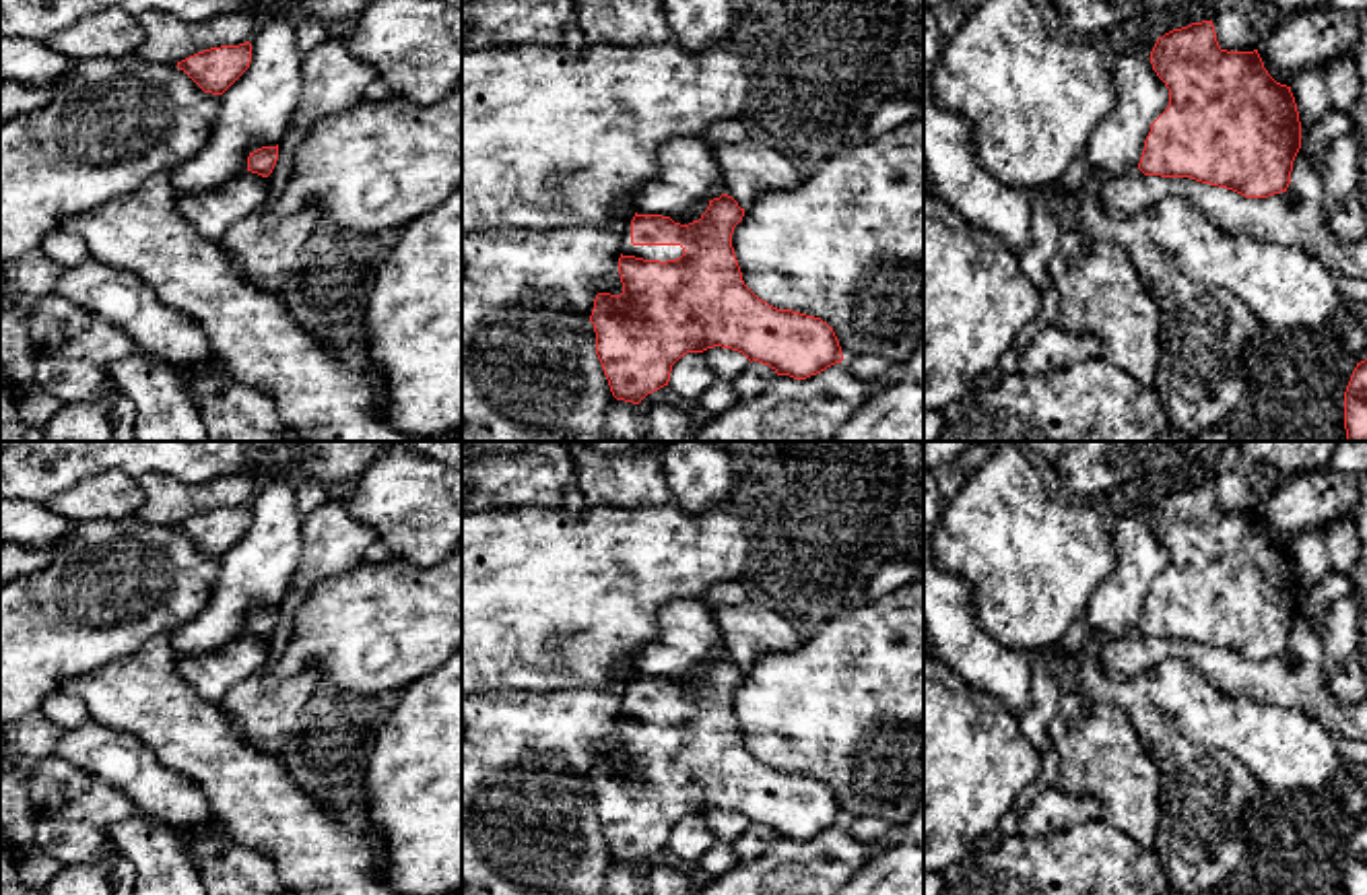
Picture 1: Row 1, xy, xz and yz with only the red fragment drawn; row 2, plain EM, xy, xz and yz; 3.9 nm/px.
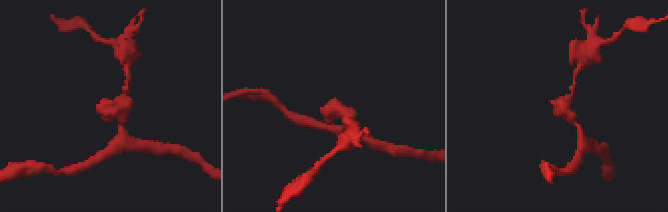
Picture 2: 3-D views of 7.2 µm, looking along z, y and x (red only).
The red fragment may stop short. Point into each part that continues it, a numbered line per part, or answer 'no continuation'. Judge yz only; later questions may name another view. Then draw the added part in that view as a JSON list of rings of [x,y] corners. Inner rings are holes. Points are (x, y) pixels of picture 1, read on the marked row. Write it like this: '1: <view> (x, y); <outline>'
no continuation

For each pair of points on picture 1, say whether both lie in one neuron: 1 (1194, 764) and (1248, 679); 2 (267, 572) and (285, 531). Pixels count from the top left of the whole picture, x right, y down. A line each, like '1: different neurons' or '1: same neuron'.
1: different neurons
2: same neuron

